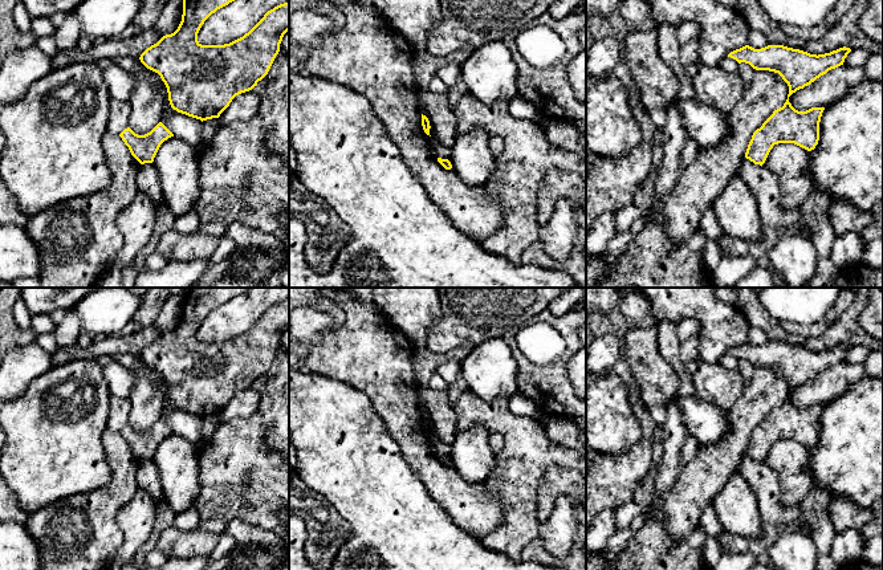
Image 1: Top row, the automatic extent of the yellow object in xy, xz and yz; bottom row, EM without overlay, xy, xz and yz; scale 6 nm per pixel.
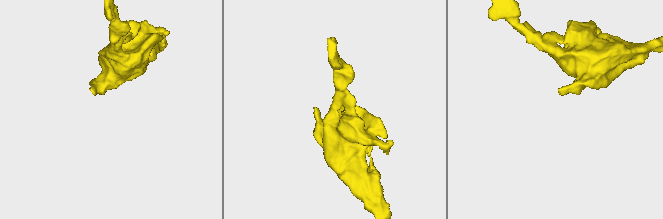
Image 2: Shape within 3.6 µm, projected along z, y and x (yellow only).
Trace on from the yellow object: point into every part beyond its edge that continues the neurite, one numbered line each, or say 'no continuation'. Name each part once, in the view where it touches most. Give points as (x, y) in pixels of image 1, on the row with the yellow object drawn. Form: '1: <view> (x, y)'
no continuation

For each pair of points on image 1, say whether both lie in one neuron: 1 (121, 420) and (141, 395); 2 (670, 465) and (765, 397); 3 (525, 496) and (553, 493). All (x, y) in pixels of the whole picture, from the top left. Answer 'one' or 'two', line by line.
1: two
2: two
3: two

